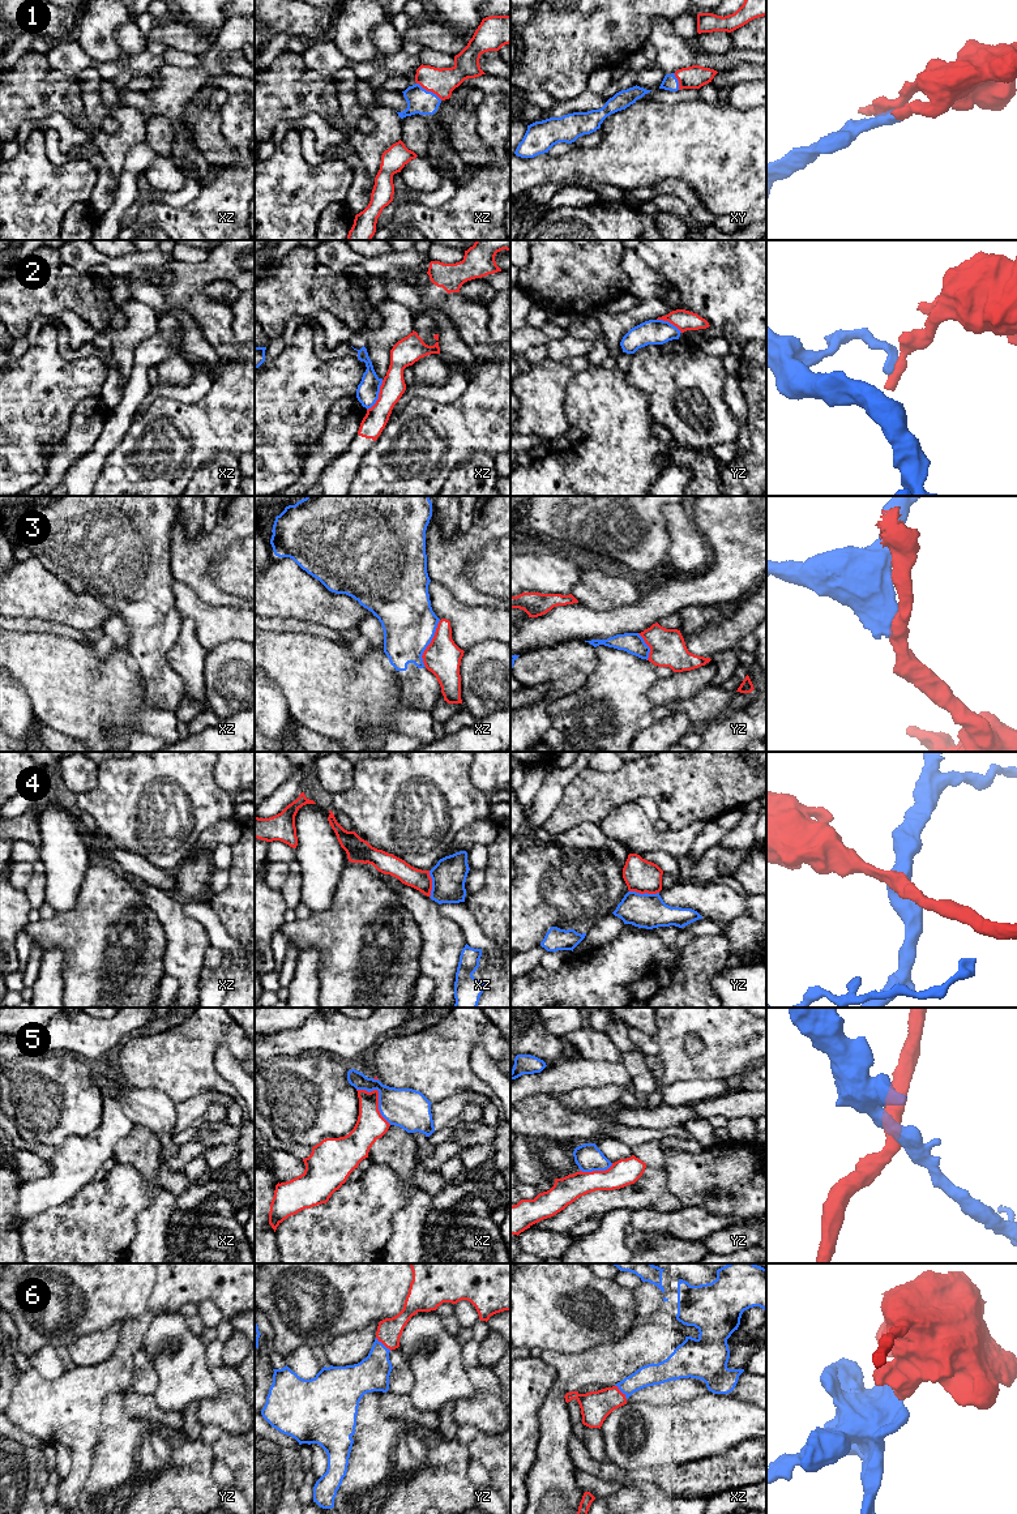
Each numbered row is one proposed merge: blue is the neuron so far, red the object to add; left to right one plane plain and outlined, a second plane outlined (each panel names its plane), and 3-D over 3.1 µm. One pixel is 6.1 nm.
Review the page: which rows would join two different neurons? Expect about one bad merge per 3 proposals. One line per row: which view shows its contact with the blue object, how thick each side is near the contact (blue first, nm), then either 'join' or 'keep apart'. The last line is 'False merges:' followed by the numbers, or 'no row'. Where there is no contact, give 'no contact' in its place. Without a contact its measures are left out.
1: xz | 160/160 nm | join
2: xz | 140/150 nm | keep apart
3: xz | 320/220 nm | keep apart
4: yz | 220/200 nm | keep apart
5: xz | 240/180 nm | keep apart
6: yz | 220/160 nm | join
False merges: 2, 3, 4, 5

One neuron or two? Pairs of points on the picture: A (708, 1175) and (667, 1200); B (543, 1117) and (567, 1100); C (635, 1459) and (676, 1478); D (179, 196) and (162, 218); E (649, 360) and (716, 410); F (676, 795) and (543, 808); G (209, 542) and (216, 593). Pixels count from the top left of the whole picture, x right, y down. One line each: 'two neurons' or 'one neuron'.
A: two neurons
B: two neurons
C: two neurons
D: two neurons
E: one neuron
F: two neurons
G: one neuron

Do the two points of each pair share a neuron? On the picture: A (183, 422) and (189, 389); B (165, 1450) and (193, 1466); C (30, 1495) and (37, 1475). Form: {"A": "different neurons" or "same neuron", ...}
{"A": "different neurons", "B": "same neuron", "C": "same neuron"}

